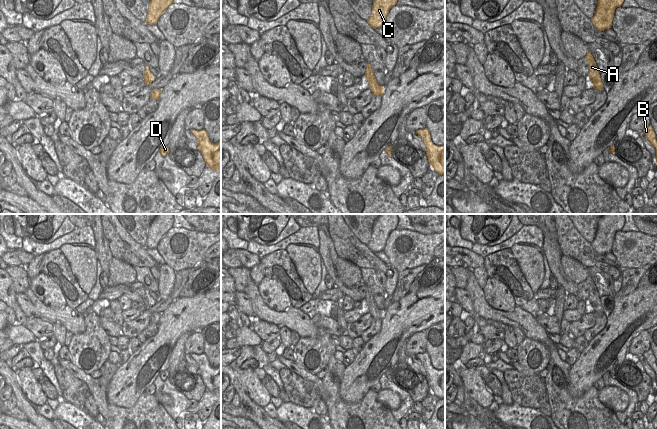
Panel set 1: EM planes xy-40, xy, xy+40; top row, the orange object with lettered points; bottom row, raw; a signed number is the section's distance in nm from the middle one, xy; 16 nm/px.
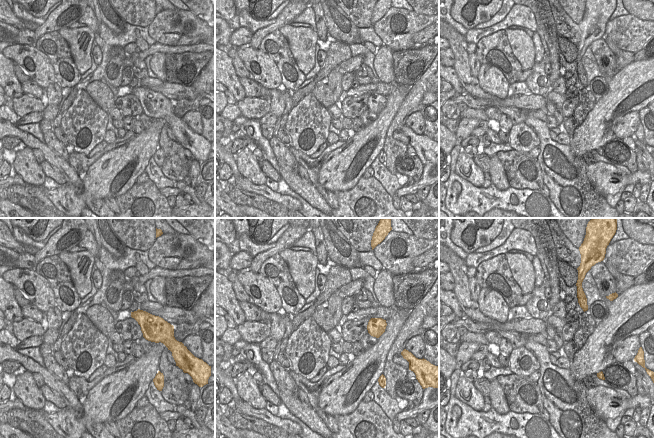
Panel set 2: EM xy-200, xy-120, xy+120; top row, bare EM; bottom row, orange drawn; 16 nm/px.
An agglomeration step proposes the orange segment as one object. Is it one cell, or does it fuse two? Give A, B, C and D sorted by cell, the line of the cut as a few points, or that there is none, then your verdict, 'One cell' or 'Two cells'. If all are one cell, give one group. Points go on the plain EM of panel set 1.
Groups: A B C D. No split. One cell.

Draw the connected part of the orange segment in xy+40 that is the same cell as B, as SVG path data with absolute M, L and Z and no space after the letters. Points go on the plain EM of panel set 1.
M649 349L645 353L643 353L643 357L646 359L651 369L655 372L655 375L656 375L655 387L657 389L657 364L656 364L656 360L655 360L652 350Z

